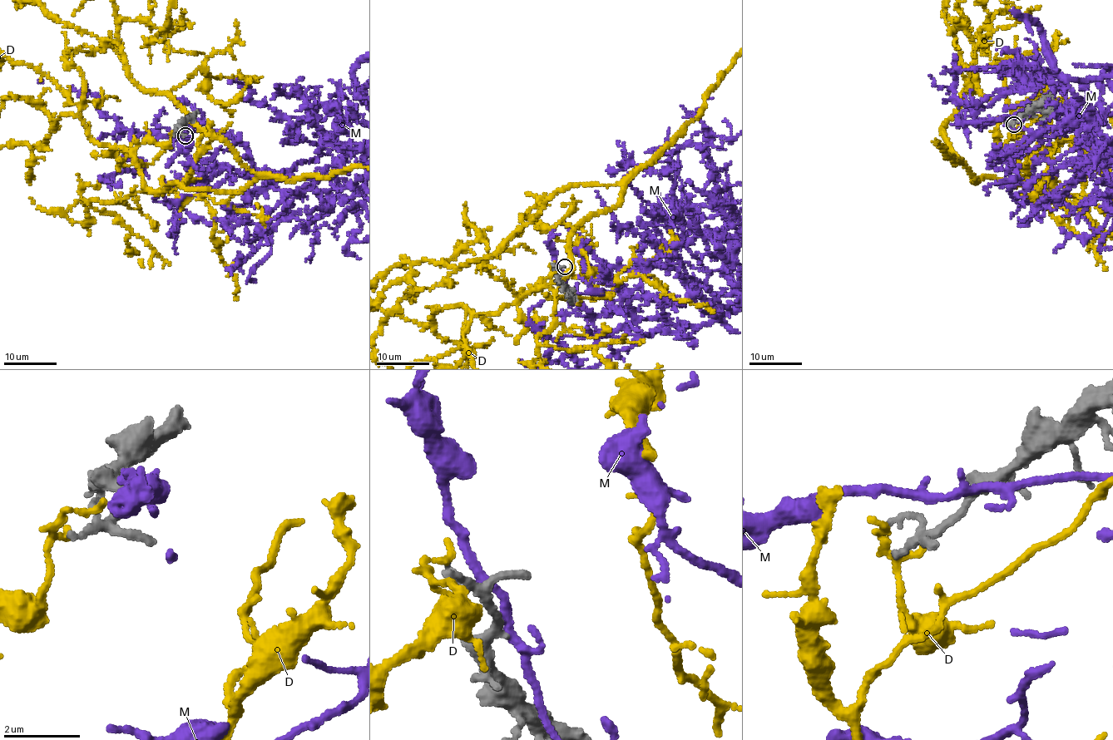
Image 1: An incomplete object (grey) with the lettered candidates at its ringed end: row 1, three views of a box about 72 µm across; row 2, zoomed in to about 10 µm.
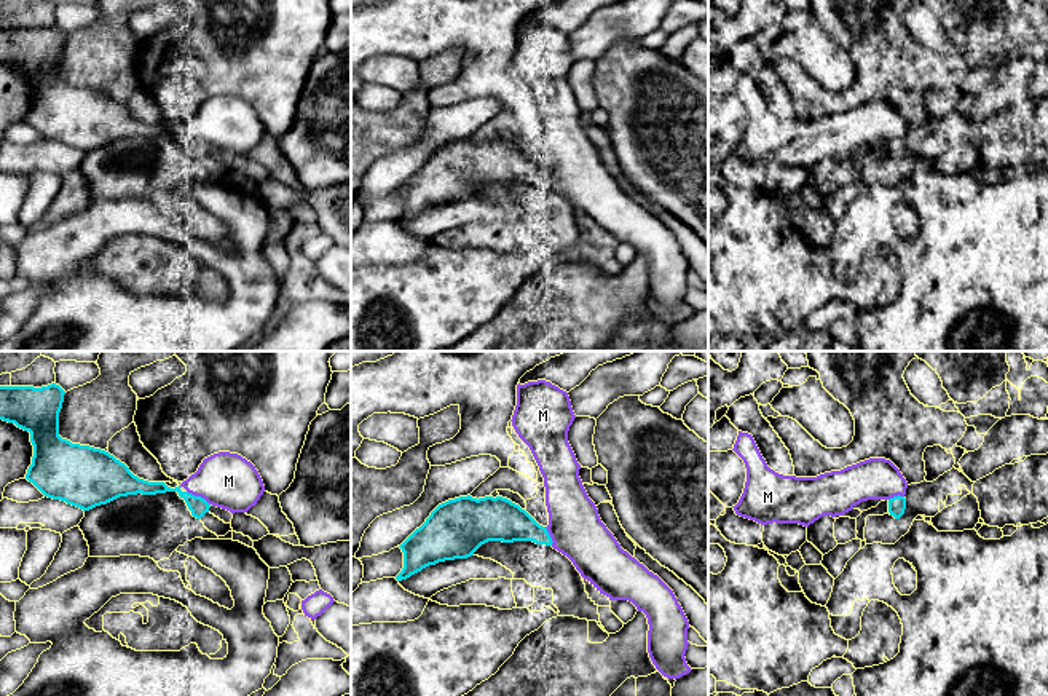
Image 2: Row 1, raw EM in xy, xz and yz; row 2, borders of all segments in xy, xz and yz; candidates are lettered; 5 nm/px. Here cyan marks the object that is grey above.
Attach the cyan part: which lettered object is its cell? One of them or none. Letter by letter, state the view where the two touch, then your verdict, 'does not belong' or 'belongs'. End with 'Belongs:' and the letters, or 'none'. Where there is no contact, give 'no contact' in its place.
D: no contact | does not belong
M: xy | does not belong
Belongs: none

